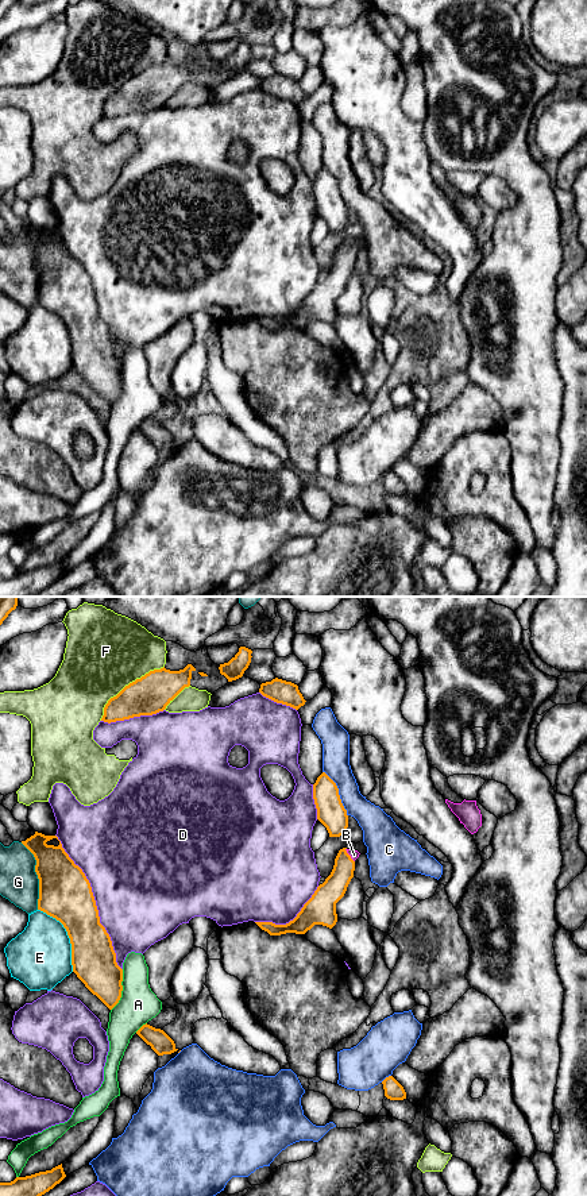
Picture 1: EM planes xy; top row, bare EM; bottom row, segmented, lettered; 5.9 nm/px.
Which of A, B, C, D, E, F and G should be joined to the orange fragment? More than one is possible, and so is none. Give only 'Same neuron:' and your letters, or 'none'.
Same neuron: B

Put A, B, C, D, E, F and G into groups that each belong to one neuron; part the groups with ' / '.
A / B / C / D / E / F / G

